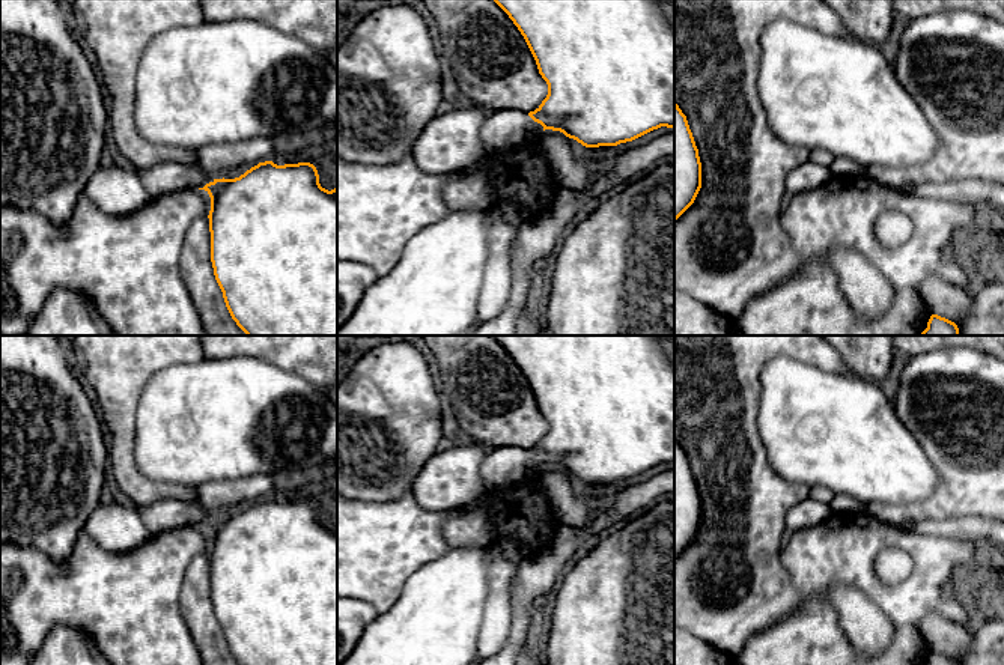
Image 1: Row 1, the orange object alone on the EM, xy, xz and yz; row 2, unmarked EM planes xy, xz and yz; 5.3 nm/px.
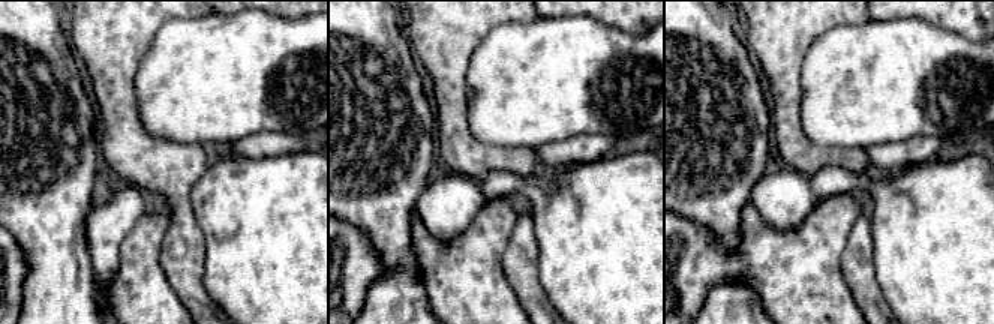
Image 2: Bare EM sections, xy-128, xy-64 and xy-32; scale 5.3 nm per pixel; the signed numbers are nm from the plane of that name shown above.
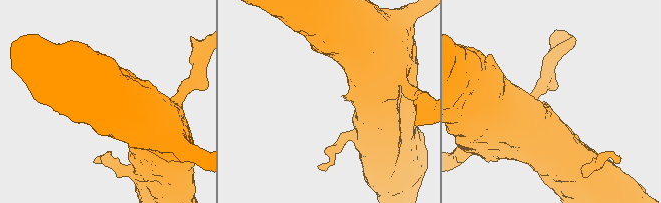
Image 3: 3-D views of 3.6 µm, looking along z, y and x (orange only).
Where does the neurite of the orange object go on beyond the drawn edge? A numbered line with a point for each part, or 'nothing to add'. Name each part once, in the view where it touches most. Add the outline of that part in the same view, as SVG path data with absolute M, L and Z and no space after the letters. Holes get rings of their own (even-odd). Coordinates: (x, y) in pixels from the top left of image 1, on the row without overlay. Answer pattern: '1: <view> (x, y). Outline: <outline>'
1: xz (503, 467). Outline: M509 445L494 448L480 465L483 493L527 481L542 468L543 463L534 459L528 450Z

